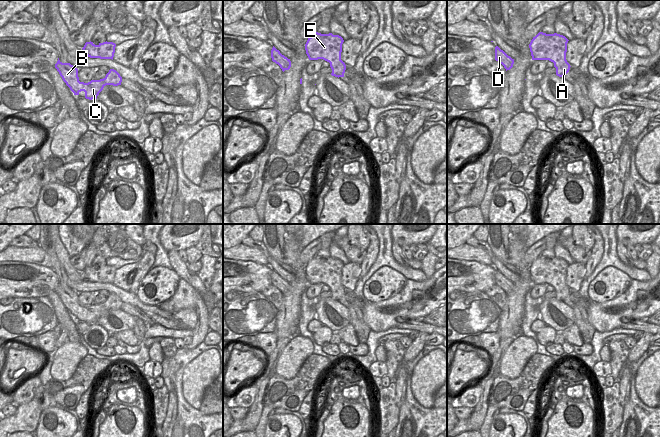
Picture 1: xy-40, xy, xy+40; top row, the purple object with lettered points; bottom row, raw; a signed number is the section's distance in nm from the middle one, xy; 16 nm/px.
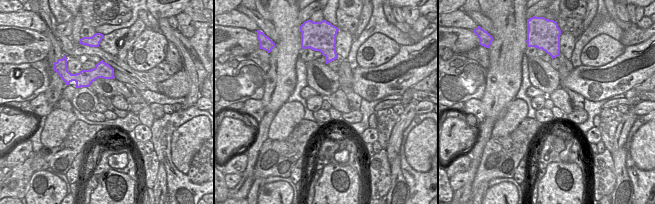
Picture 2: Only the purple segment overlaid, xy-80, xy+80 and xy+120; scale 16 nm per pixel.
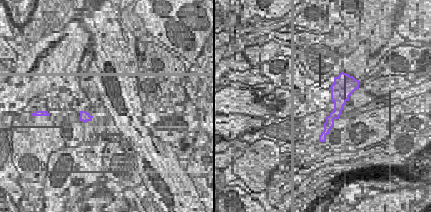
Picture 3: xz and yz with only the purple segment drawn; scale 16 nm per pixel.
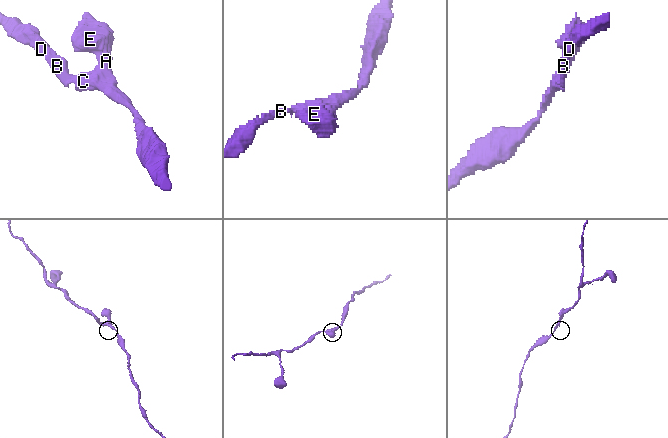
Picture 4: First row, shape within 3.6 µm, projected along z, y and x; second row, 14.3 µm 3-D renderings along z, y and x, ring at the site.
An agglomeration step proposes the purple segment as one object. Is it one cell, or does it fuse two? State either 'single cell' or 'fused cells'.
single cell

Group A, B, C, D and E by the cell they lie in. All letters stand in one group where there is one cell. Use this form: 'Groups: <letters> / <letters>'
Groups: A B C D E

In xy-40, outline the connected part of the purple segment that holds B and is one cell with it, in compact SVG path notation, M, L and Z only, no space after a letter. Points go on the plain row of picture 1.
M58 282L55 292L74 319L79 319L81 315L84 315L85 322L89 324L97 323L106 309L118 310L122 306L122 301L114 293L110 293L103 303L84 307L79 305L78 293L70 287L62 287Z

